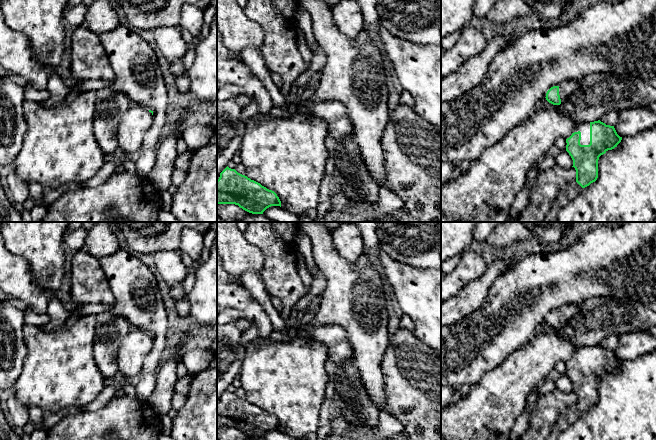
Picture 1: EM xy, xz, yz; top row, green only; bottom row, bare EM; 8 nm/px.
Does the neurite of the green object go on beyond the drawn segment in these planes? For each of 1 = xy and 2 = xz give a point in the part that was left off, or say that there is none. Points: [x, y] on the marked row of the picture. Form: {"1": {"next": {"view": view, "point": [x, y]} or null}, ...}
{"1": {"next": null}, "2": {"next": null}}

